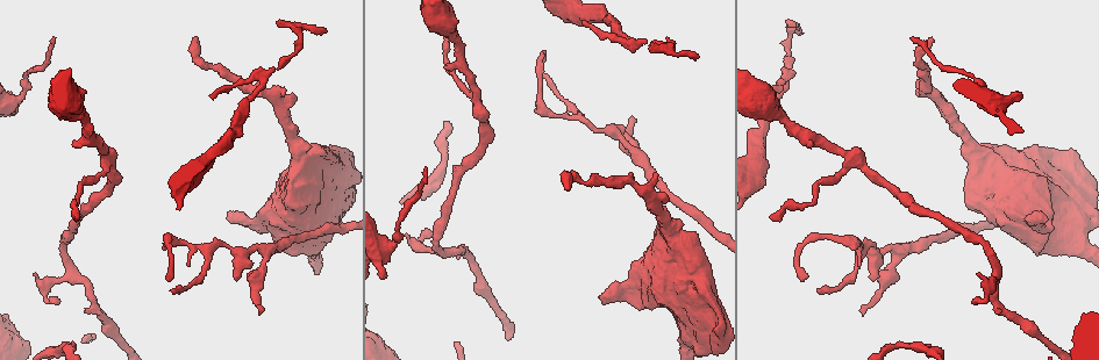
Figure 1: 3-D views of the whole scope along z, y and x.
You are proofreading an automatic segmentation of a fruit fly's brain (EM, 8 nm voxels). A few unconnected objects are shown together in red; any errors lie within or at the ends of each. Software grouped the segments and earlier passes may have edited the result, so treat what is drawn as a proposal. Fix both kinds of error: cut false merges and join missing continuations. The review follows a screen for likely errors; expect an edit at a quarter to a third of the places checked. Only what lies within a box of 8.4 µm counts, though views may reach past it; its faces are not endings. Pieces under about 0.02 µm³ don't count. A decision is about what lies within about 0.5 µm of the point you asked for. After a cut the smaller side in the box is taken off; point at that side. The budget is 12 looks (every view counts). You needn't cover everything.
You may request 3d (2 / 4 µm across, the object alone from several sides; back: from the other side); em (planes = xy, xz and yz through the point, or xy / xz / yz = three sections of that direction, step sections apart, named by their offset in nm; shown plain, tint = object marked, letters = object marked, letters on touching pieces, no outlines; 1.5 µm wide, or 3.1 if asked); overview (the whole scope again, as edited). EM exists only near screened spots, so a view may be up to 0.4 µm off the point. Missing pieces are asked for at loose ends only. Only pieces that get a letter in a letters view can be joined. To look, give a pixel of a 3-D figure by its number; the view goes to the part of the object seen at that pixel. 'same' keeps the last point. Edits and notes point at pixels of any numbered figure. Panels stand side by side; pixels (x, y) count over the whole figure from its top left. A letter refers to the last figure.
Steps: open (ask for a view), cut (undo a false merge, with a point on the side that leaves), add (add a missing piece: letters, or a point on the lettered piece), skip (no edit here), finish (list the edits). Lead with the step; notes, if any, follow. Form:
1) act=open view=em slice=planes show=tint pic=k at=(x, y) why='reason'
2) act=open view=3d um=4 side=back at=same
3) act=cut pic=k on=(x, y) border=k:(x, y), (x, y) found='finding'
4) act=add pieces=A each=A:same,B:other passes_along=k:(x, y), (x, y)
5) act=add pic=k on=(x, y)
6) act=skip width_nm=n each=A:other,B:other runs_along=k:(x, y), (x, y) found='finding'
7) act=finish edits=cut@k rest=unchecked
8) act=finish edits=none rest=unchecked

act=open view=3d um=4 pic=1 at=(656, 174) why='free end'

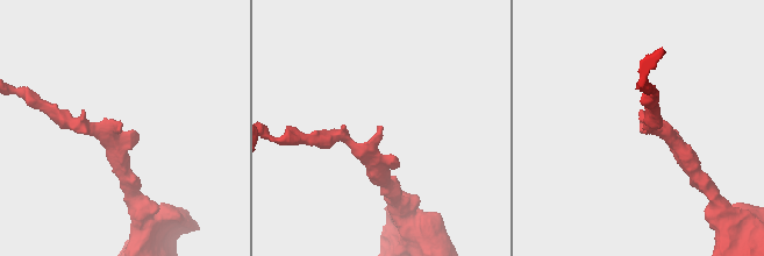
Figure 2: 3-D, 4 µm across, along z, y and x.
act=open view=em slice=yz step=4 show=letters pic=2 at=(641, 123) why='now the EM'

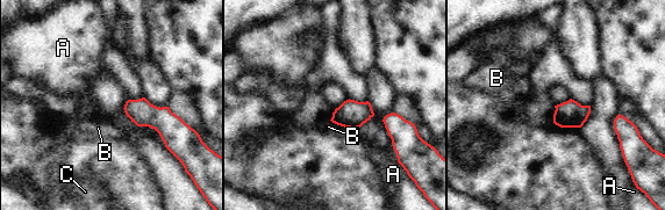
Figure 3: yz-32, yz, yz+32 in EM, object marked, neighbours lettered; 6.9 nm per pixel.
act=open view=em slice=planes show=letters at=same

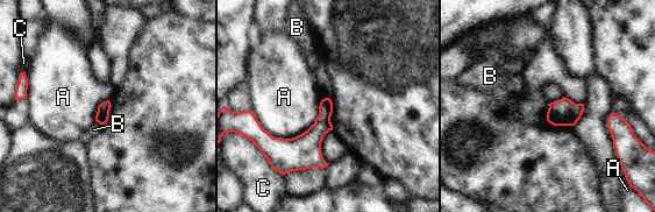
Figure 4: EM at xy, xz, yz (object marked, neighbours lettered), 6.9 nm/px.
act=skip longest_contact=A:500nm each=A:other,B:other,C:other border=4:(322, 99), (291, 138), (250, 110) found='no lettered piece goes on from it'

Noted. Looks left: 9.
act=open view=em slice=planes show=letters pic=1 at=(933, 40) why='branch stops here'

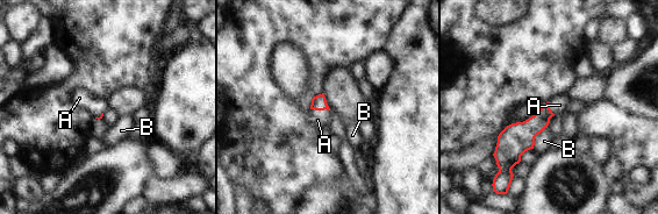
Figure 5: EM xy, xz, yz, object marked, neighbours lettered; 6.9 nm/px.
act=add pieces=A each=A:same,B:other passes_along=5:(319, 102), (320, 109), (317, 120) found='the cell continues'

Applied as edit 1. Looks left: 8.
act=open view=em slice=xy step=4 show=letters pic=1 at=(976, 301) why='free end'

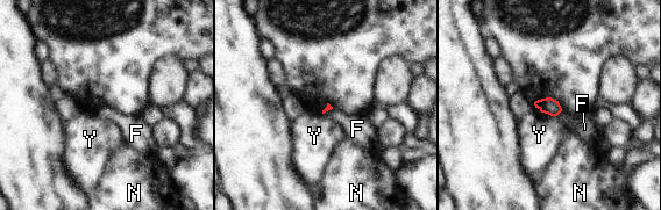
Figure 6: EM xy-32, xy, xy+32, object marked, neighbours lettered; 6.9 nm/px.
act=skip each=F:other,N:other,Y:other border=6:(540, 110), (556, 116) found='none of them fits'

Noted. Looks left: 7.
act=open view=em slice=planes show=letters pic=1 at=(424, 167) why='long arm stops here'

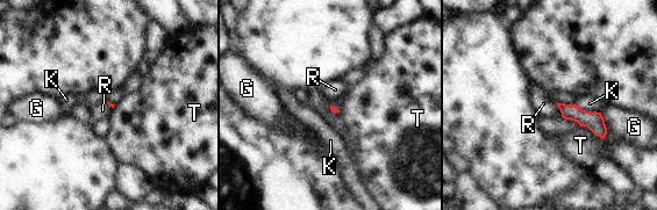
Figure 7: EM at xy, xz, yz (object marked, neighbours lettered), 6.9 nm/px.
act=skip each=G:other,K:other,R:other,T:other border=7:(555, 103), (562, 116) found='none of them fits'

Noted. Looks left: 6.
act=open view=em slice=planes show=letters pic=1 at=(650, 44) why='an open end'

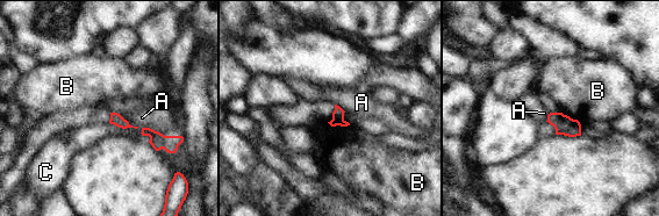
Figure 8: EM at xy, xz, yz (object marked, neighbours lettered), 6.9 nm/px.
act=skip each=A:other,B:other,C:other border=8:(328, 122), (331, 126), (350, 124) found='none of them fits'

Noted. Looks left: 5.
act=finish edits=add@5 rest=unchecked

